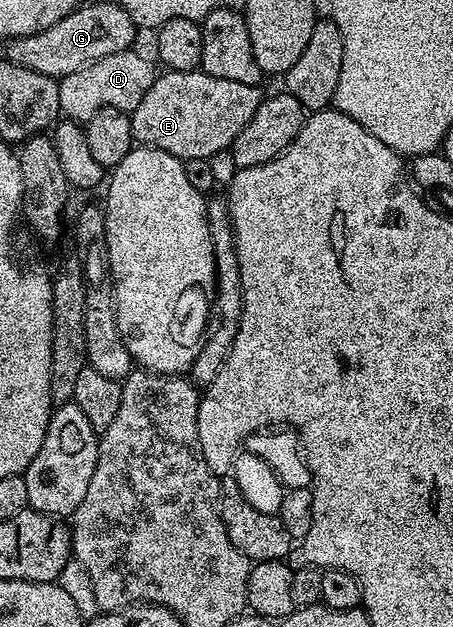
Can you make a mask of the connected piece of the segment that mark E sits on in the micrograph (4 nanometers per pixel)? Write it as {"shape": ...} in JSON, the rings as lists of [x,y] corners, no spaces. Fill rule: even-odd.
{"shape":[[[202,69],[198,71],[169,71],[156,74],[149,93],[141,97],[141,105],[129,112],[135,143],[141,147],[161,149],[184,161],[209,161],[217,153],[228,150],[265,95],[259,87],[241,85],[241,81],[225,81]]]}

